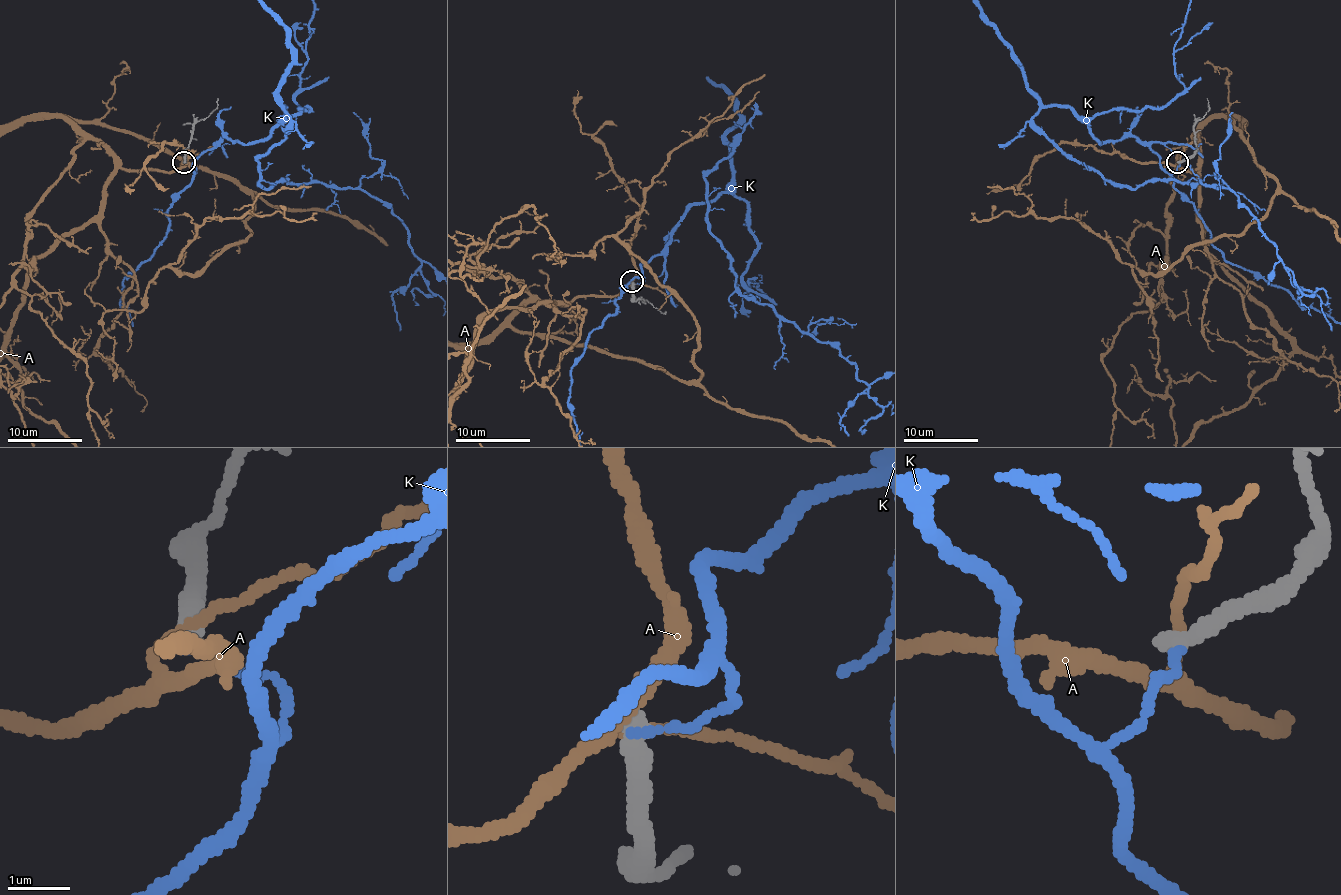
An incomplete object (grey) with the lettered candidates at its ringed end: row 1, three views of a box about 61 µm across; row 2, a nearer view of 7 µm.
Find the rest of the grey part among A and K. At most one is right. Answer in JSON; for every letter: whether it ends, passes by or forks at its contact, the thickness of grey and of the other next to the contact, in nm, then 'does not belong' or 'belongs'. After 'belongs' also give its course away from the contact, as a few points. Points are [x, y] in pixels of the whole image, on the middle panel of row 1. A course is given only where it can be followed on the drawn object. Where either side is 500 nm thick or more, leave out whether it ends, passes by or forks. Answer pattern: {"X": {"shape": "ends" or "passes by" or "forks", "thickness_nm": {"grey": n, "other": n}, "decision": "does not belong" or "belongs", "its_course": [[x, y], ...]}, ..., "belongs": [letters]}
{"A": {"shape": "forks", "thickness_nm": {"grey": 380, "other": 140}, "decision": "does not belong"}, "K": {"shape": "ends", "thickness_nm": {"grey": 360, "other": 110}, "decision": "does not belong"}, "belongs": []}

